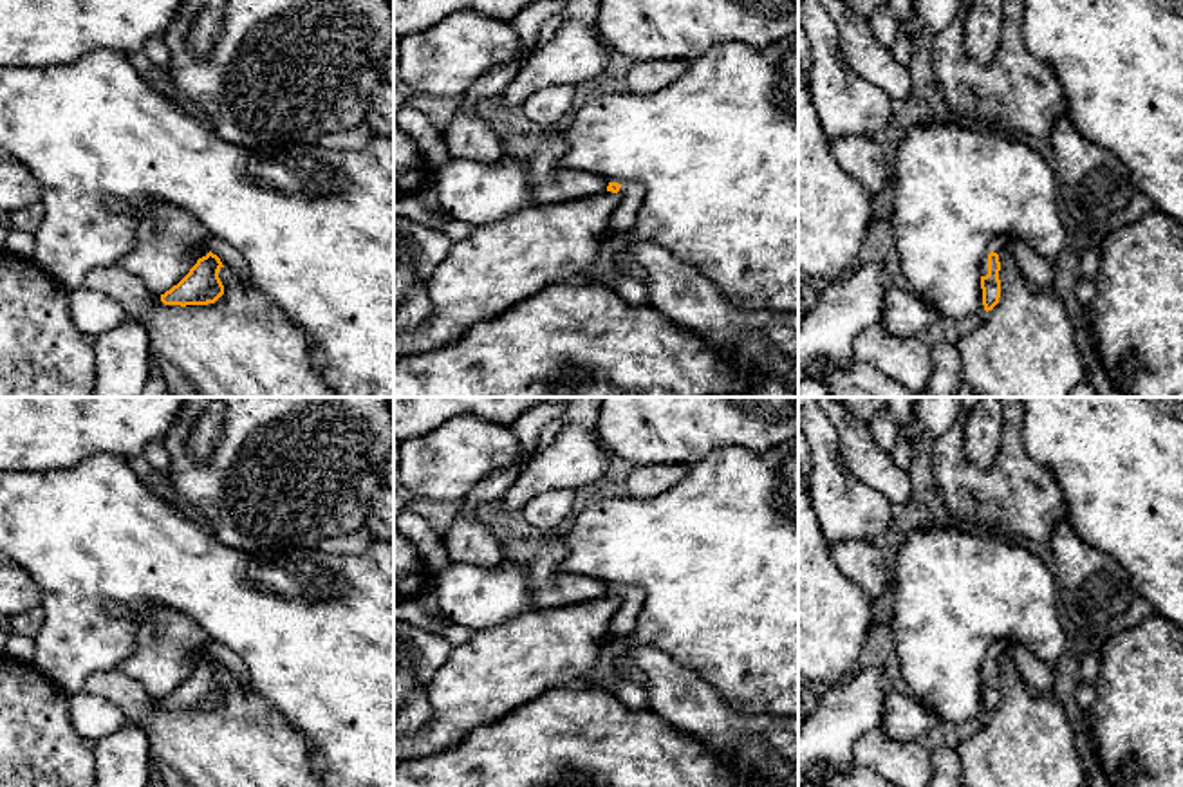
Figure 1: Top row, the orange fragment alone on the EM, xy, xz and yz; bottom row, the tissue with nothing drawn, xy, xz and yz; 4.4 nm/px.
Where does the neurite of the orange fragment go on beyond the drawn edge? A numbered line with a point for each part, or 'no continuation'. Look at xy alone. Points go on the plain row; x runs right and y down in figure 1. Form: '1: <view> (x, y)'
1: xy (235, 666)

